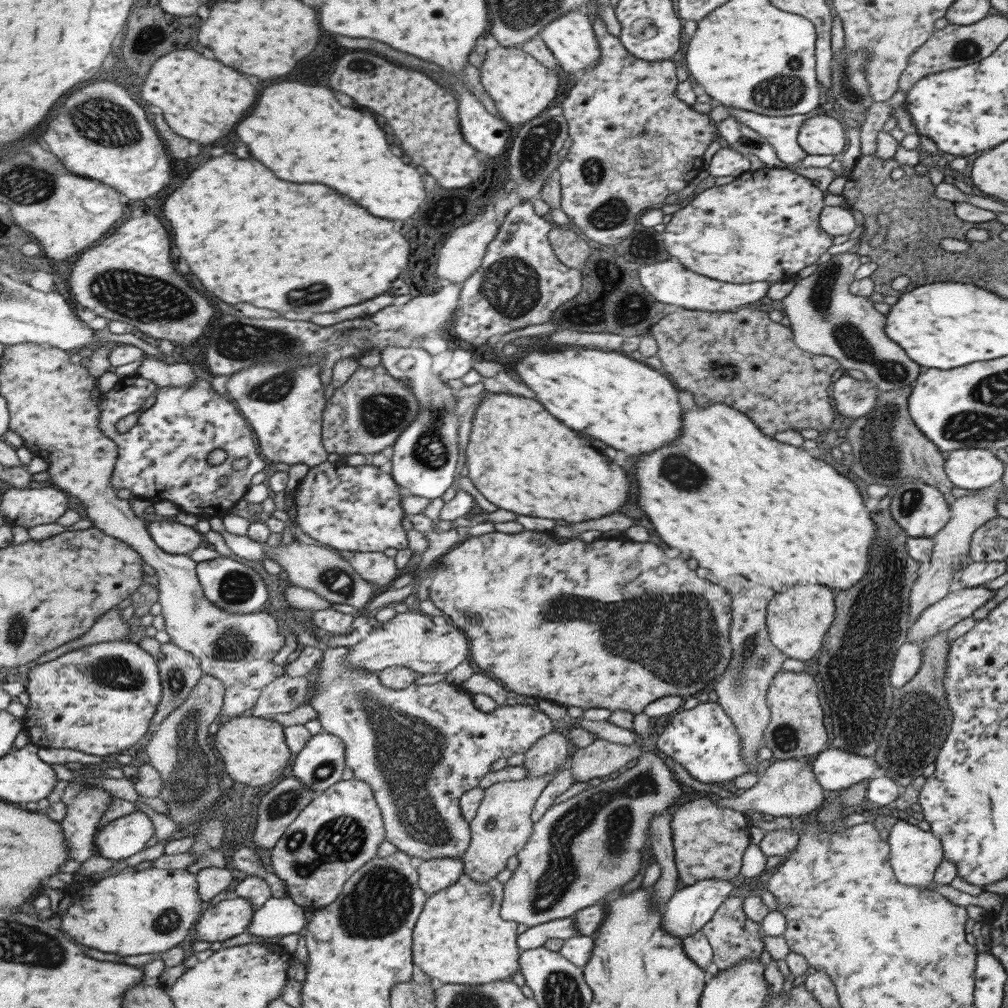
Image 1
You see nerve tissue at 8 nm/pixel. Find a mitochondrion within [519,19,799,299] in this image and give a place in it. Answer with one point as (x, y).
(612, 213)

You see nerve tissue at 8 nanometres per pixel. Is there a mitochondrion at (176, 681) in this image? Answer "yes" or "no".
yes

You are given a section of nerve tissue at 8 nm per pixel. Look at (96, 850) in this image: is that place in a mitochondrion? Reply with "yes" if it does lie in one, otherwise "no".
no

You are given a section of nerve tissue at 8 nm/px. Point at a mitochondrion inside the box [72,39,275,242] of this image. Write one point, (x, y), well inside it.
(112, 125)

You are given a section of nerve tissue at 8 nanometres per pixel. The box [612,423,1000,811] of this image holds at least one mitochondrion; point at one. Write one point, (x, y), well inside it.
(870, 616)

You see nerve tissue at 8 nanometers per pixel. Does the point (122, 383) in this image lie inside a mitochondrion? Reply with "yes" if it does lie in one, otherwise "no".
no

